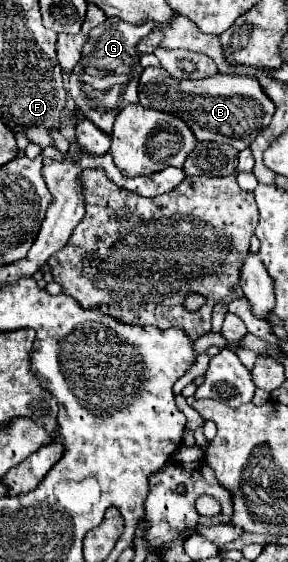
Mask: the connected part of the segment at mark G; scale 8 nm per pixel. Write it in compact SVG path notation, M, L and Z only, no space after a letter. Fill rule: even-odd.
M109 17L105 23L91 29L89 39L83 47L79 63L71 71L69 79L69 95L73 97L77 109L91 119L101 131L111 133L115 117L125 105L137 103L137 85L139 77L143 73L143 67L139 65L139 53L137 43L143 39L143 29L139 25L131 25L121 21L119 17ZM111 89L119 89L117 97L107 97Z

